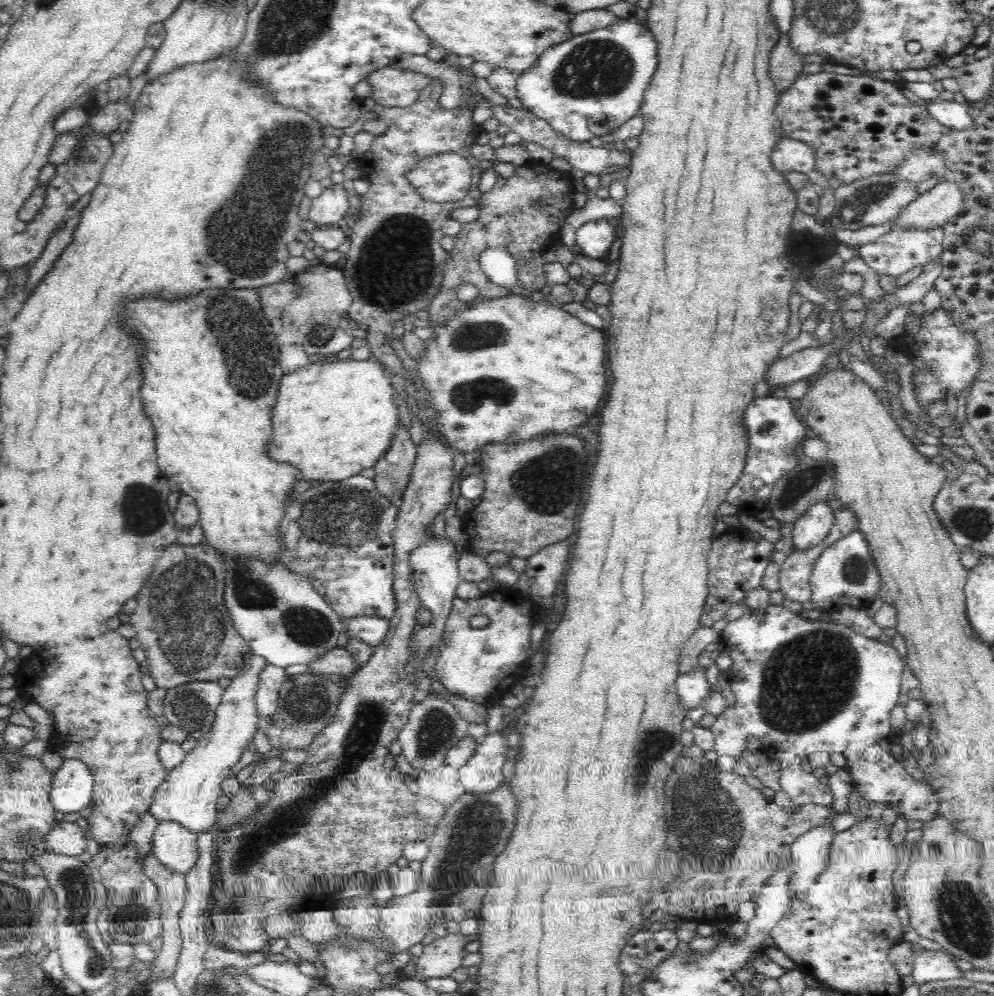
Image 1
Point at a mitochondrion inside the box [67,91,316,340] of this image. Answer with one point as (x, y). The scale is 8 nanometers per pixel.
(84, 158)

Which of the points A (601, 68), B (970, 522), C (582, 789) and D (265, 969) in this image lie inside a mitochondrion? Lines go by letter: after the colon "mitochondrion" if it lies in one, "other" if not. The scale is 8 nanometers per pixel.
A: mitochondrion
B: mitochondrion
C: other
D: other

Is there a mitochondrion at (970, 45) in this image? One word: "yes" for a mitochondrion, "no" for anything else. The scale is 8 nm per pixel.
no

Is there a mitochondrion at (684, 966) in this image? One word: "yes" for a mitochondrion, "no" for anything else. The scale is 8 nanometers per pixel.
yes

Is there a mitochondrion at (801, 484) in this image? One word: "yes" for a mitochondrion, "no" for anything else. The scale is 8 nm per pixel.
yes

